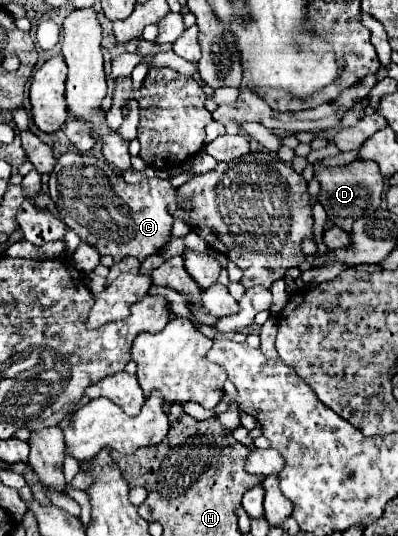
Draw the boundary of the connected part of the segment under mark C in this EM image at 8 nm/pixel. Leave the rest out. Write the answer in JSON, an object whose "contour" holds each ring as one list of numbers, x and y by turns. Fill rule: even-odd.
{"contour":[[68,152,62,154,50,174,50,196,56,204,60,220,74,230,82,242,90,244,98,250,98,254,110,254,114,262,120,262,126,256,134,256,144,260,146,256,158,254,172,238,172,214,168,212,168,204,176,200,176,188,170,180,164,178,146,178,138,184,126,184,118,172,112,172,110,164,104,158,90,154]]}

